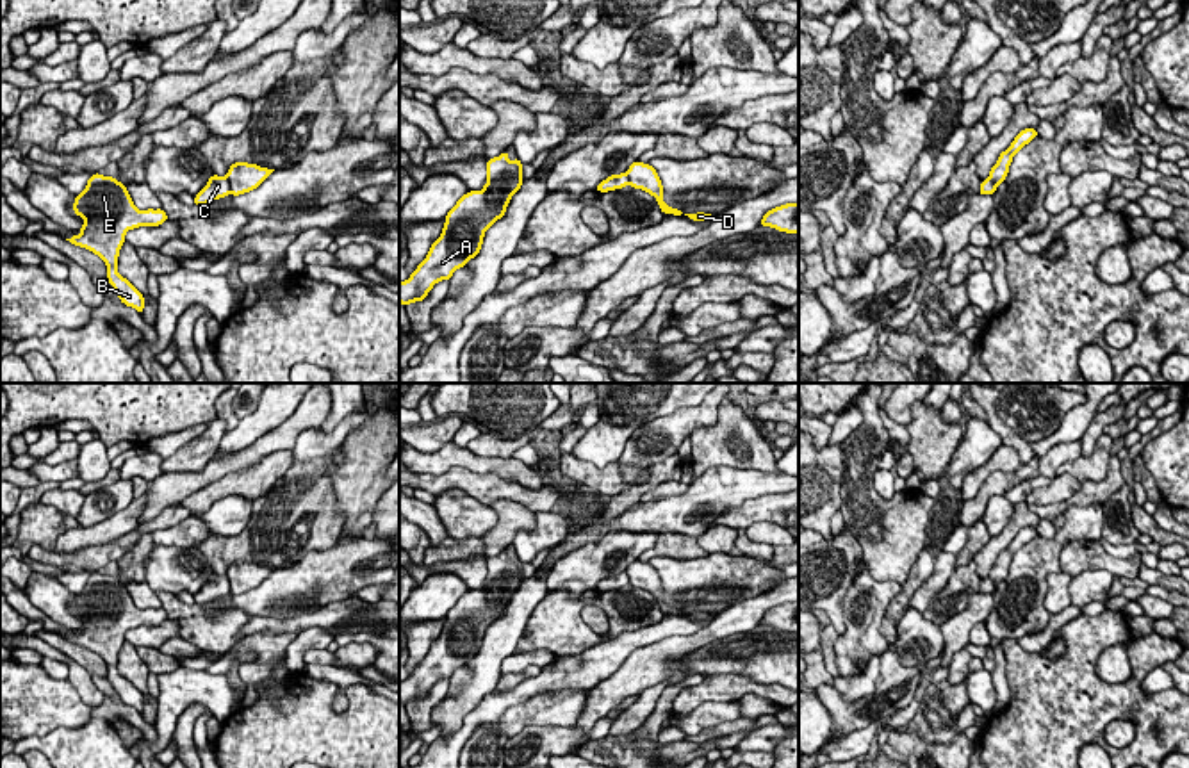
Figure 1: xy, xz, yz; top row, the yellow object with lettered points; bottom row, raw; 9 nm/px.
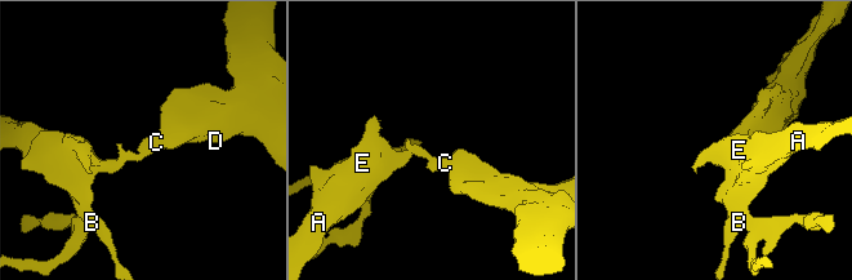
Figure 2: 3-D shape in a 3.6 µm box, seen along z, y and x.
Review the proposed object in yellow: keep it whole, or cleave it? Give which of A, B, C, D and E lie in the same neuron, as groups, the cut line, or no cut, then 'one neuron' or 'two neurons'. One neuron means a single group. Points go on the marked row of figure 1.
A B C E / D | xy (227, 175), (230, 193) | two neurons

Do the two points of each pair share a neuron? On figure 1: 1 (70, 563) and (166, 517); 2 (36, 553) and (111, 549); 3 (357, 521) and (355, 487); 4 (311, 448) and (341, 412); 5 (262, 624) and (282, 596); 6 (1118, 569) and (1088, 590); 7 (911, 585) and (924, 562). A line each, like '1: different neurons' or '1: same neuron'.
1: same neuron
2: same neuron
3: same neuron
4: different neurons
5: different neurons
6: different neurons
7: same neuron

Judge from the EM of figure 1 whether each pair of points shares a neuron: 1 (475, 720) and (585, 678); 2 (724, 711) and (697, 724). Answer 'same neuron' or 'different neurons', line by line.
1: same neuron
2: same neuron

